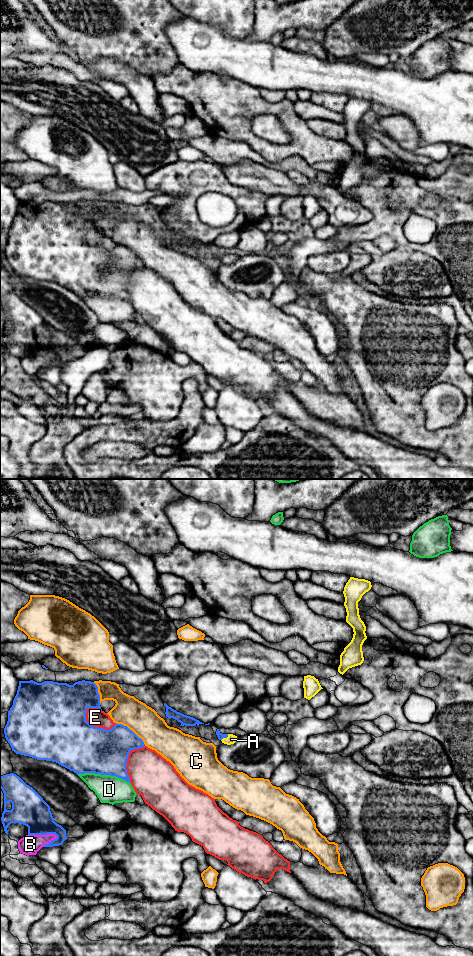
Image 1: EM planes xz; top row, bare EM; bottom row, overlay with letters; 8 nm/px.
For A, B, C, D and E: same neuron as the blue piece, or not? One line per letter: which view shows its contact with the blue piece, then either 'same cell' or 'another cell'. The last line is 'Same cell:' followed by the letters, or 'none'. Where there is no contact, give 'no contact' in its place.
A: xz | same cell
B: xz | another cell
C: xz | another cell
D: xz | another cell
E: xz | another cell
Same cell: A

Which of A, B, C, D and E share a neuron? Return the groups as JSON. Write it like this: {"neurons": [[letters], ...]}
{"neurons": [["A"], ["B"], ["C"], ["D"], ["E"]]}

